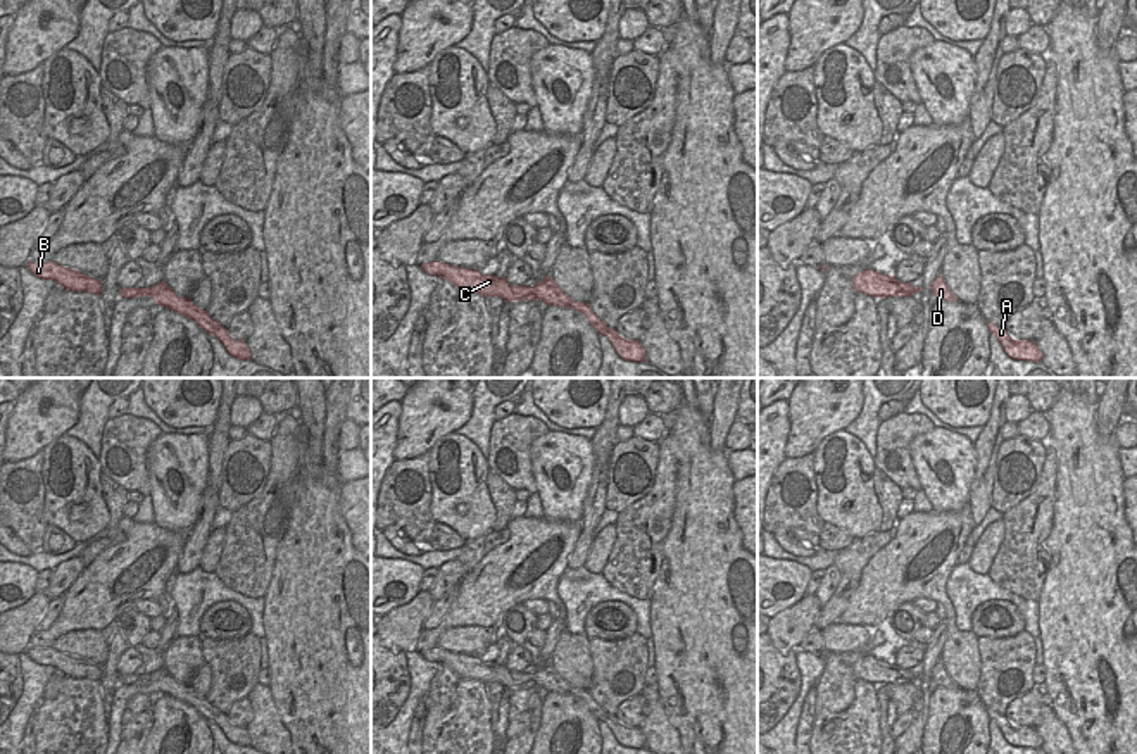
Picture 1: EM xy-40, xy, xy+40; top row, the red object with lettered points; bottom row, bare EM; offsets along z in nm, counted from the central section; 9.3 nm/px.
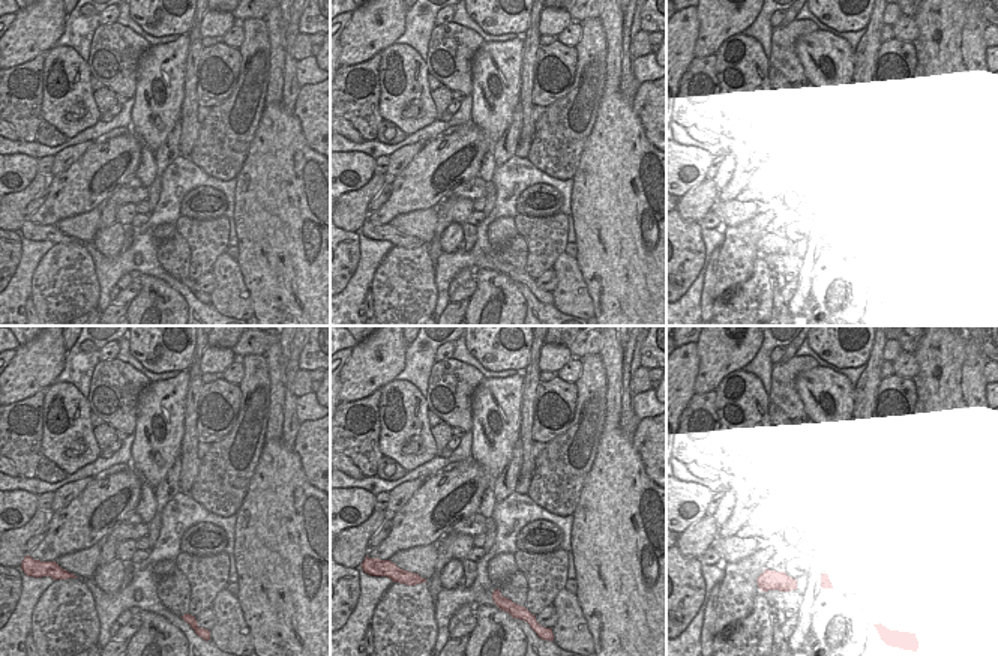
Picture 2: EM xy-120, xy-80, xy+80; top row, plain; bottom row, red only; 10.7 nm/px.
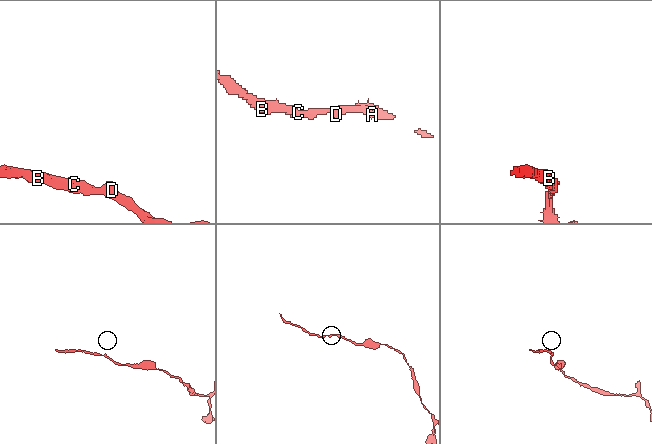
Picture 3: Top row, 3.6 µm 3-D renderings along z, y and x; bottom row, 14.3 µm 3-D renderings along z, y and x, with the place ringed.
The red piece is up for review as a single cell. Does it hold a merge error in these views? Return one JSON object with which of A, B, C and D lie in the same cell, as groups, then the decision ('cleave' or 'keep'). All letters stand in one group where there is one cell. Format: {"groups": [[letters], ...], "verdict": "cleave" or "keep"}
{"groups": [["A", "B", "C", "D"]], "verdict": "keep"}

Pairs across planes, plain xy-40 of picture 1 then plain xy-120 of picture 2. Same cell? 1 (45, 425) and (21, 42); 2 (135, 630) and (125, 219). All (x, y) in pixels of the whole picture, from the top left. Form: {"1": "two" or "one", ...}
{"1": "one", "2": "one"}

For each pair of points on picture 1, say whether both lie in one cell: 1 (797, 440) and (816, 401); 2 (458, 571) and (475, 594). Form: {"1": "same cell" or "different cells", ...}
{"1": "same cell", "2": "different cells"}

